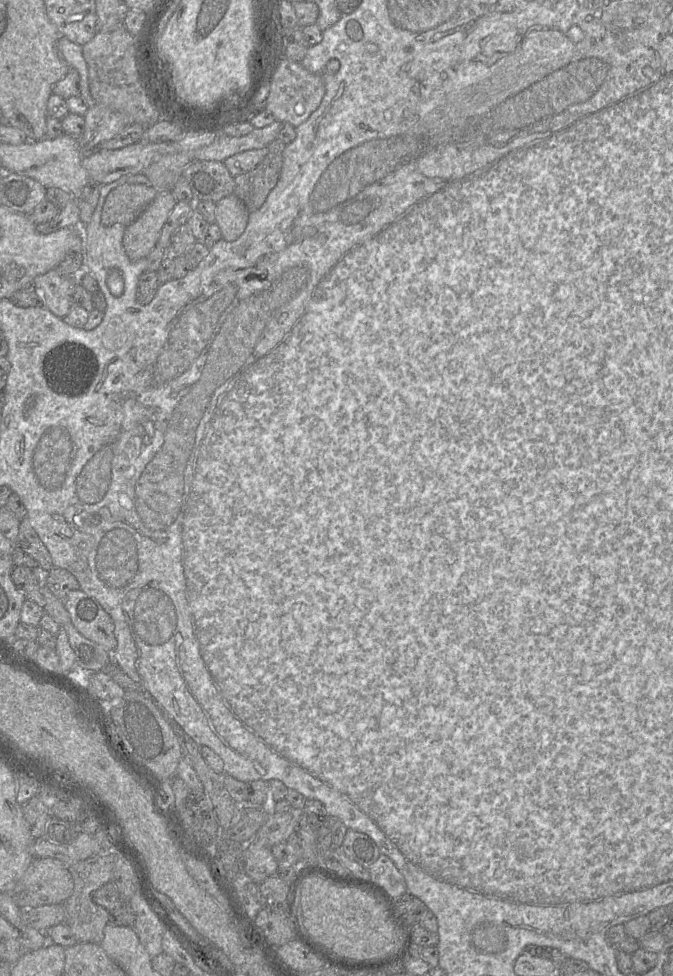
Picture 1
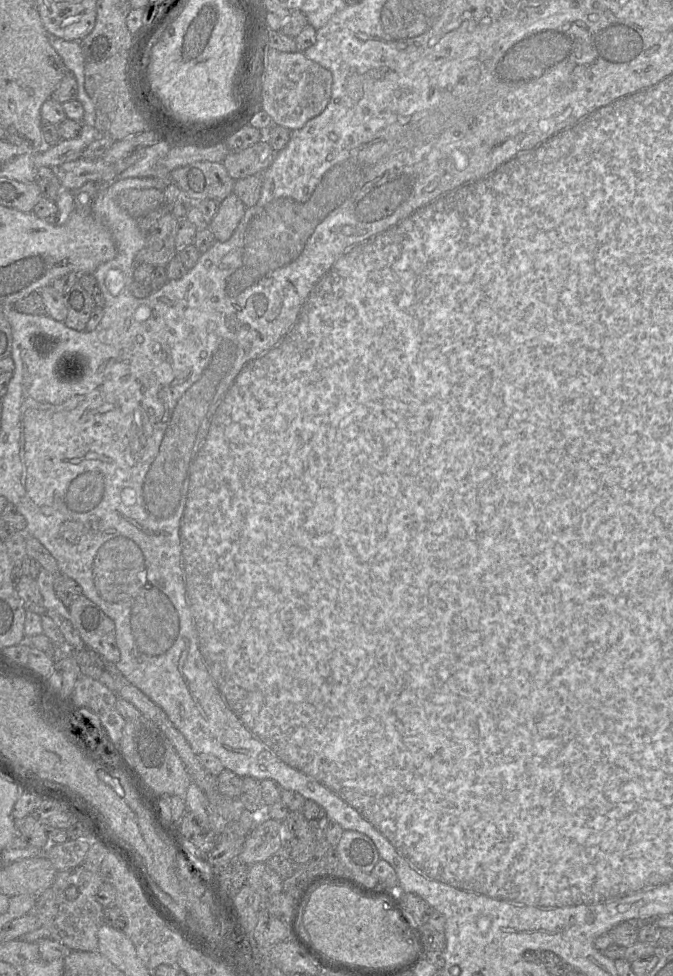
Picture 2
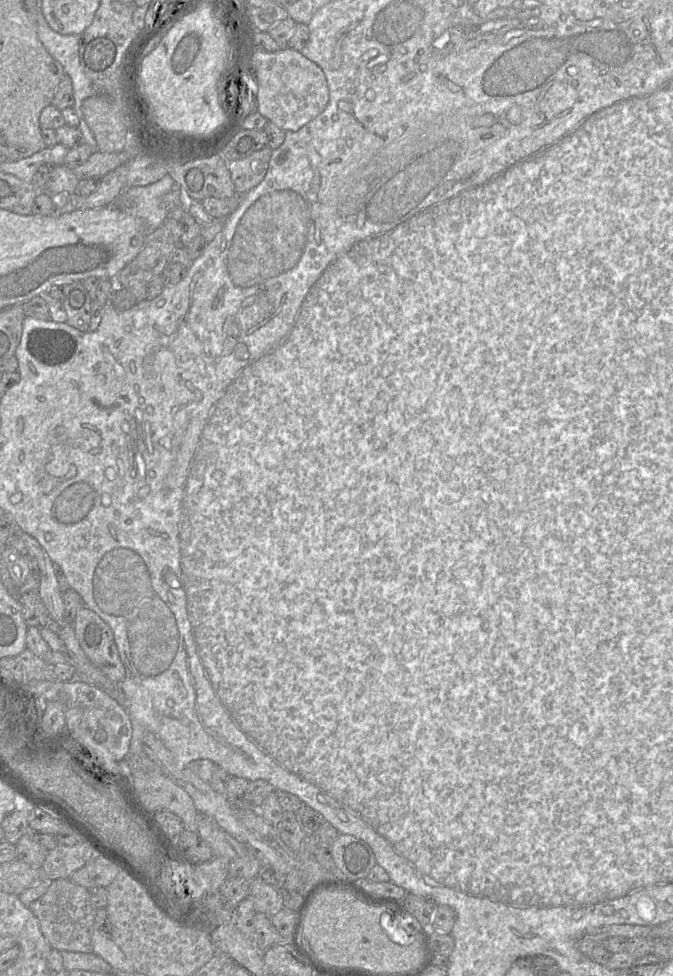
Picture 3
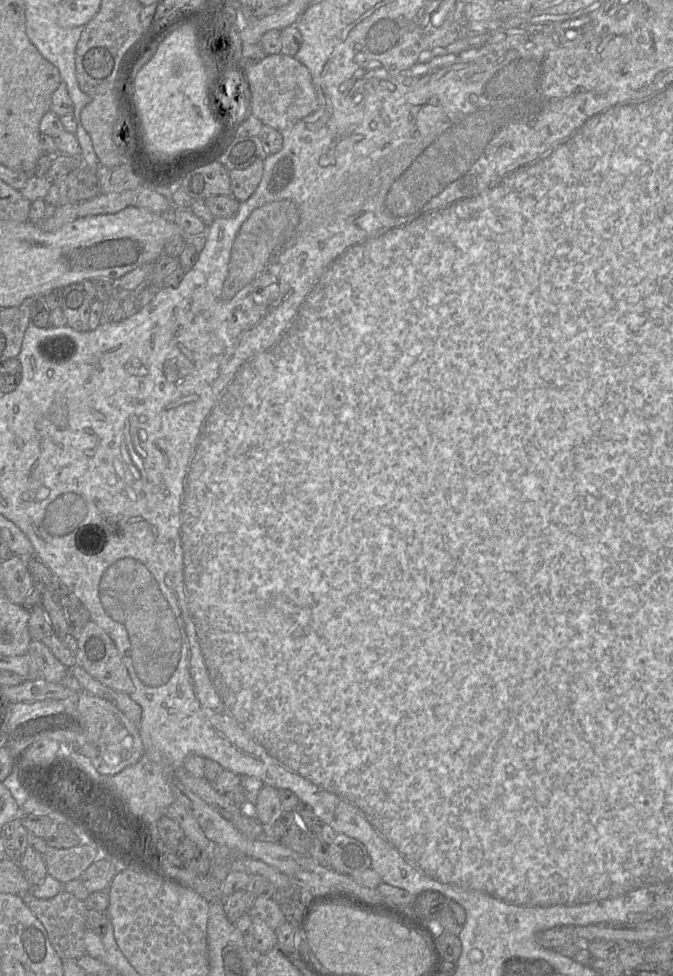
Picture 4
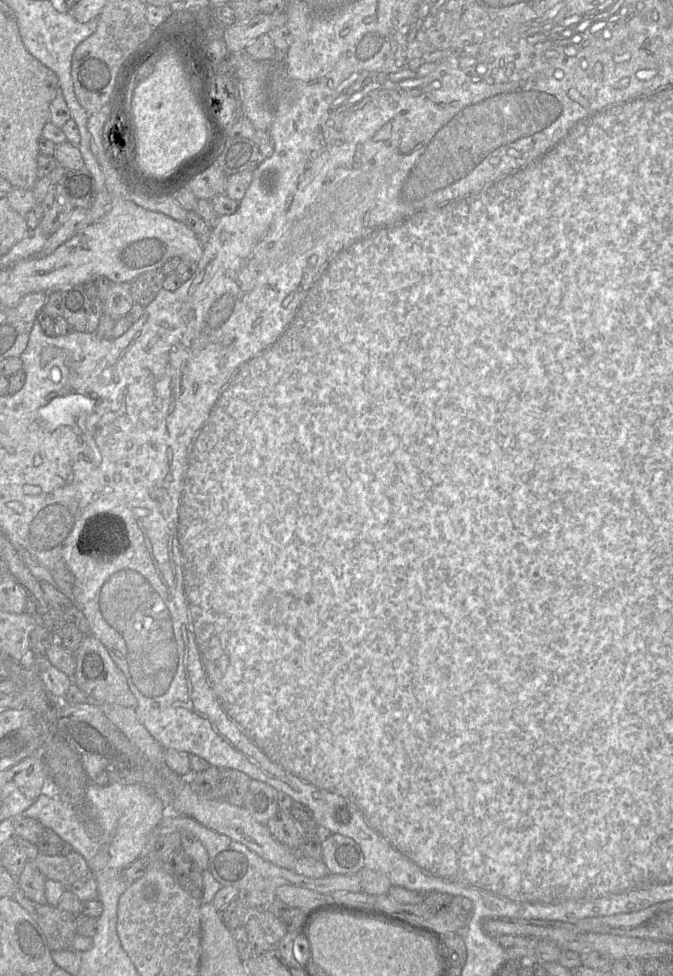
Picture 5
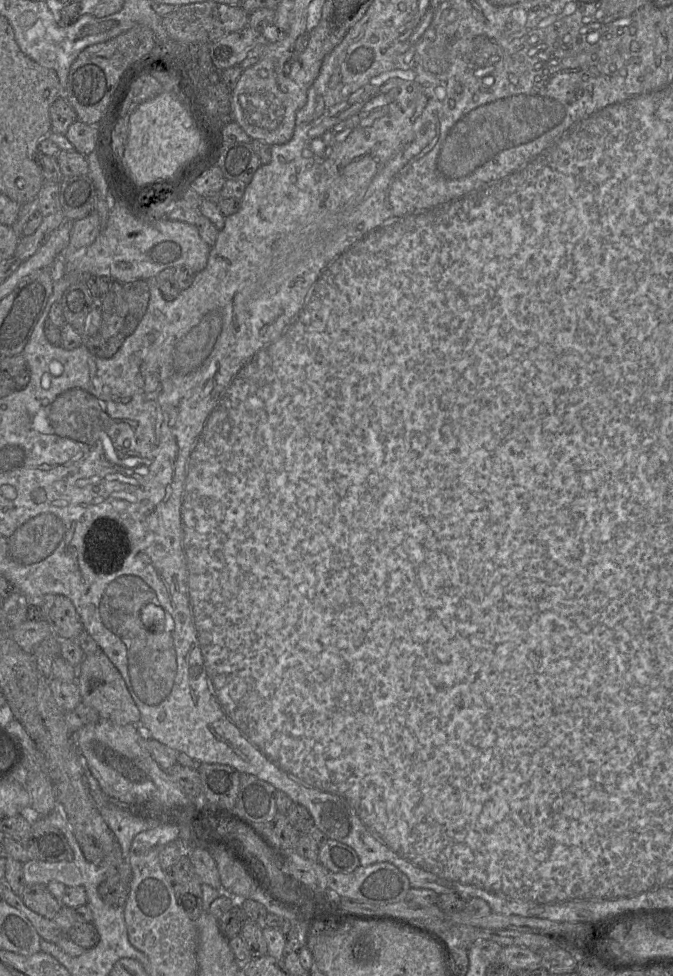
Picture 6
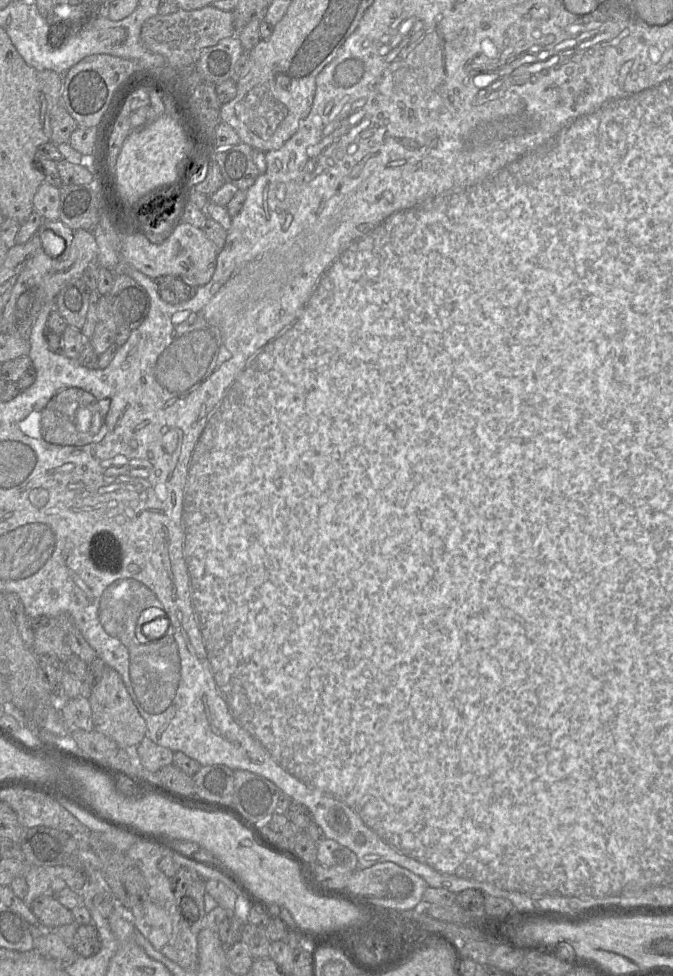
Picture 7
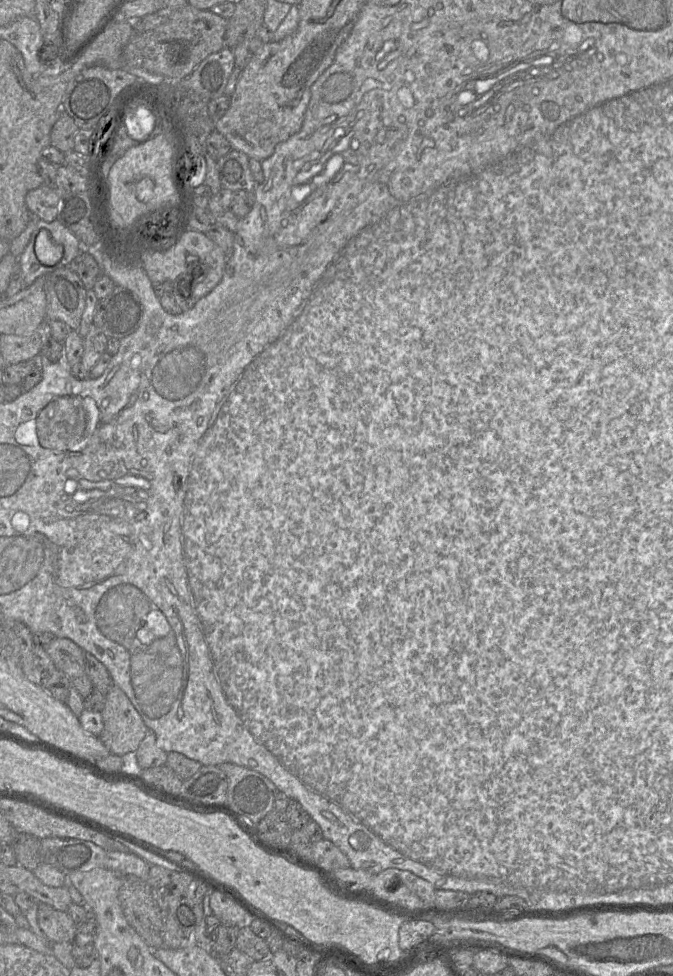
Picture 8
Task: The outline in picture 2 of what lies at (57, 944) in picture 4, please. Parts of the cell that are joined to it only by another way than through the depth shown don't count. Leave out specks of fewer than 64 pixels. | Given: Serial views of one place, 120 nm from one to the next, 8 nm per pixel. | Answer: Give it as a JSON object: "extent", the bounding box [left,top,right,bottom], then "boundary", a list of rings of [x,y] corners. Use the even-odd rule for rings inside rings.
{"extent":[34,865,104,951],"boundary":[[[82,865],[57,872],[52,885],[45,890],[34,905],[34,913],[50,932],[50,938],[77,951],[98,951],[97,932],[103,925],[104,908],[96,901],[96,894],[103,883],[98,872],[91,872]],[[75,886],[78,890],[77,898],[69,900],[65,890]]]}

